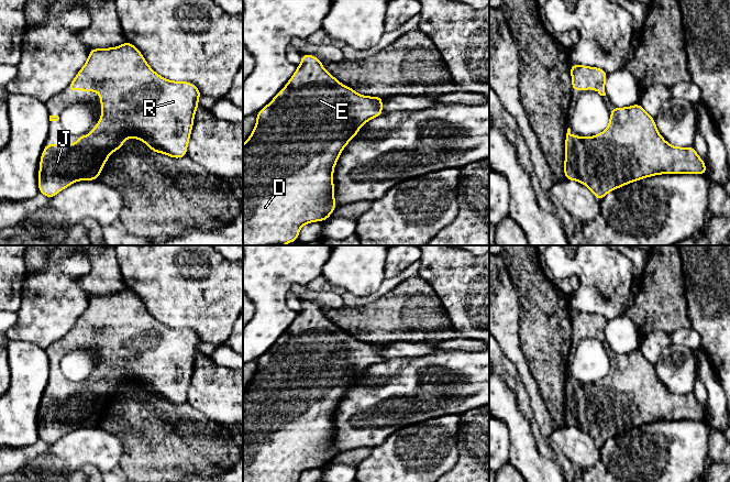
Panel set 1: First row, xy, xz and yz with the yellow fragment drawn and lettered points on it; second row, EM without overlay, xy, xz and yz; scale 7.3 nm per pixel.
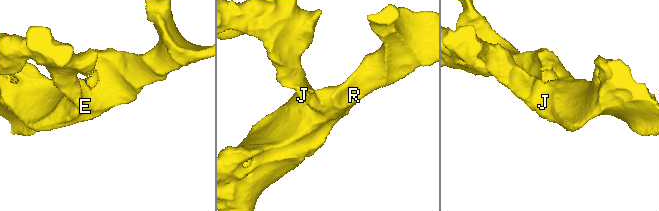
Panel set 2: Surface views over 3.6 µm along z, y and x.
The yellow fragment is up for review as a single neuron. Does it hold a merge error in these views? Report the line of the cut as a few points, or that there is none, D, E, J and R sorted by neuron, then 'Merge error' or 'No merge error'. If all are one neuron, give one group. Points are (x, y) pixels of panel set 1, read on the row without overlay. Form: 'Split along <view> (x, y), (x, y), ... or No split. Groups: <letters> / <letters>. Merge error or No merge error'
No split. Groups: D E J R. No merge error

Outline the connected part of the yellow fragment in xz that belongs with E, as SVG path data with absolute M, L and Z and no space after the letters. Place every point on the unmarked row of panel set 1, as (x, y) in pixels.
M300 300L301 310L287 331L275 342L275 344L256 360L256 372L243 392L243 482L298 482L300 474L308 469L324 468L331 463L336 453L333 442L333 416L345 392L355 384L357 377L368 366L385 360L381 355L383 343L367 343L358 341L353 335L342 331L321 310L321 307L309 300Z

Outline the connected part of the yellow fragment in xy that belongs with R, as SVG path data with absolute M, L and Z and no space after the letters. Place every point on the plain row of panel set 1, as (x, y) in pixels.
M125 288L112 295L92 295L84 314L77 319L75 327L67 332L68 338L99 338L102 361L98 371L89 382L78 383L76 391L46 391L40 408L38 437L49 446L77 427L97 427L108 403L118 395L123 395L123 386L136 384L142 386L152 398L161 398L174 405L187 402L187 392L193 372L193 363L199 354L199 336L188 328L172 328L161 324L147 310L141 298Z

